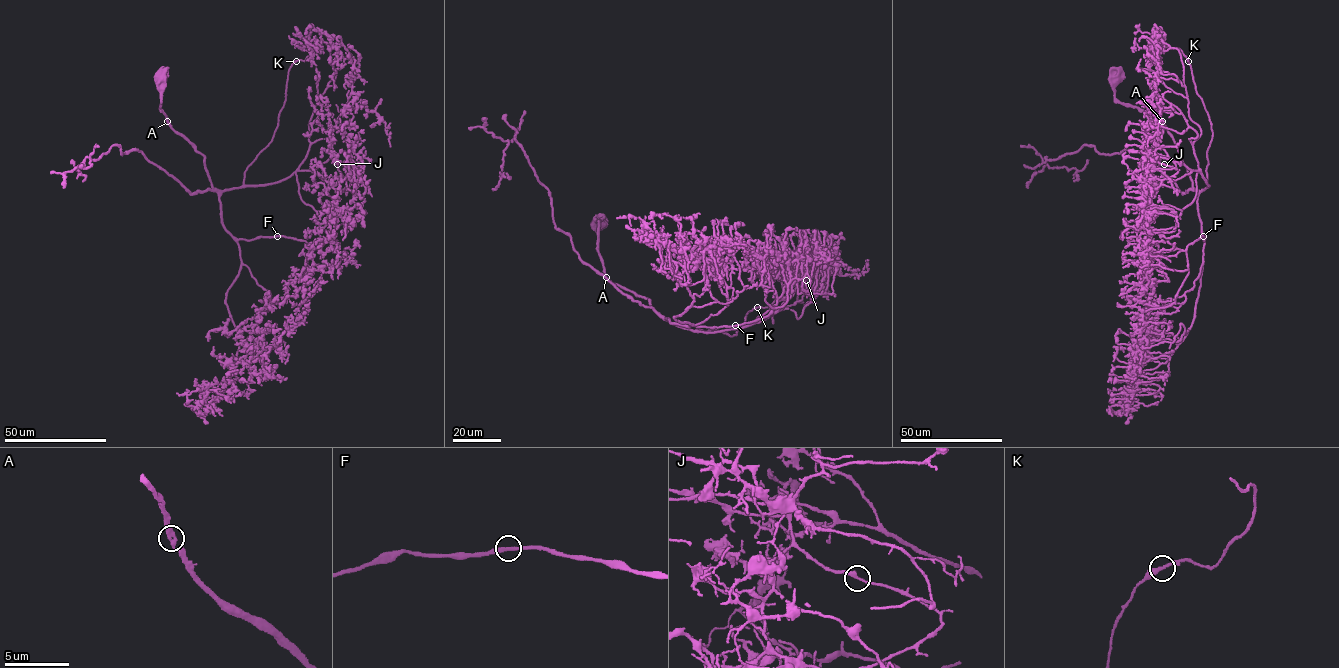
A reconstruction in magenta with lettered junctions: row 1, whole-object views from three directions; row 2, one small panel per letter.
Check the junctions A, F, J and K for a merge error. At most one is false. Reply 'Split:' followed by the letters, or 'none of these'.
Split: none of these

